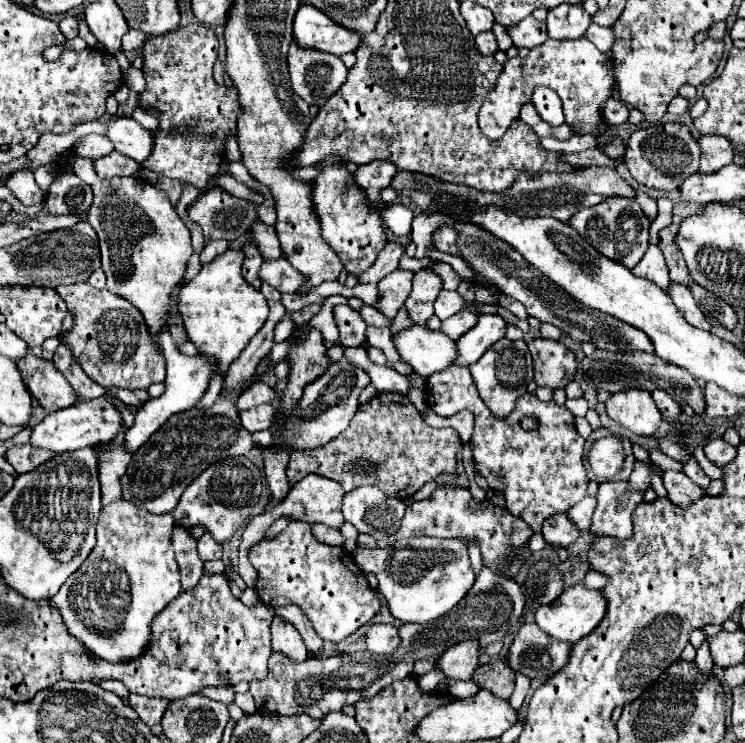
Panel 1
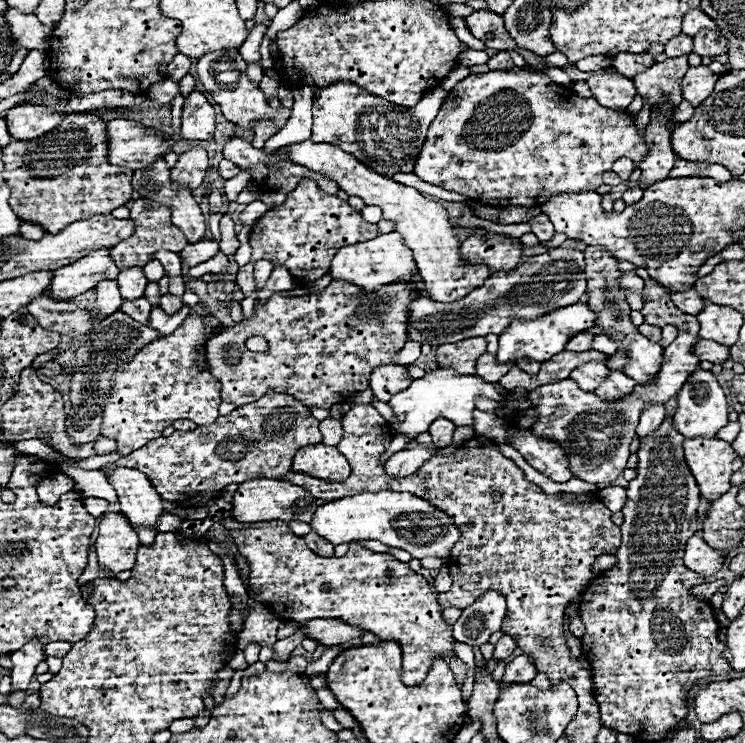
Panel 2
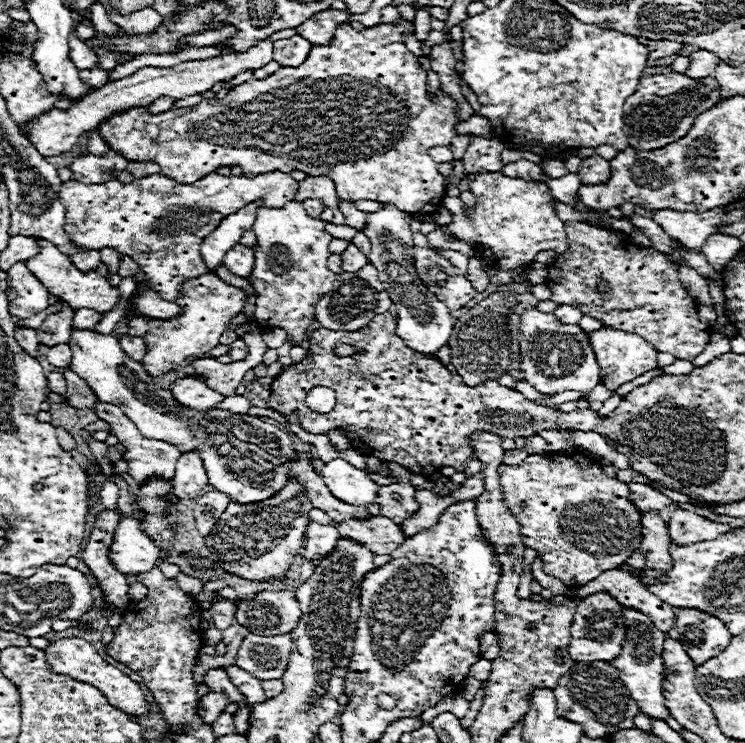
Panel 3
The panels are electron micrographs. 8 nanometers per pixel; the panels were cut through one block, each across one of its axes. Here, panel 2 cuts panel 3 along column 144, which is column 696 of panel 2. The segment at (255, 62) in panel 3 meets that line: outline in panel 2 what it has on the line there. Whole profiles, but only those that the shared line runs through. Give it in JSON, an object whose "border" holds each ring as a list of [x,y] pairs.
{"border":[[[708,66],[688,68],[688,72],[682,80],[684,98],[690,100],[694,106],[698,106],[702,100],[706,100],[714,92],[716,80],[718,80],[718,74],[714,74]]]}

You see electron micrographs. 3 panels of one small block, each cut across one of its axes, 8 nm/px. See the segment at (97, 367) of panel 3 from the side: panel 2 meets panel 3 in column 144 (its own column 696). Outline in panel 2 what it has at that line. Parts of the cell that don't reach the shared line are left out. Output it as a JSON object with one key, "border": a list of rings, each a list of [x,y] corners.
{"border":[[[698,368],[688,382],[678,392],[678,408],[674,412],[674,426],[680,434],[688,436],[716,436],[720,428],[728,424],[728,404],[724,390],[720,388],[718,380],[710,370]]]}

